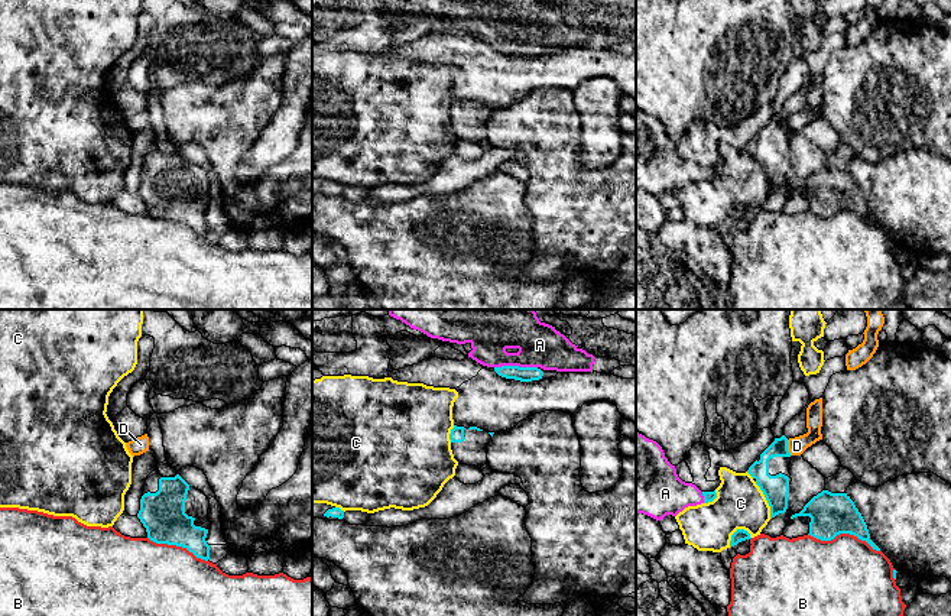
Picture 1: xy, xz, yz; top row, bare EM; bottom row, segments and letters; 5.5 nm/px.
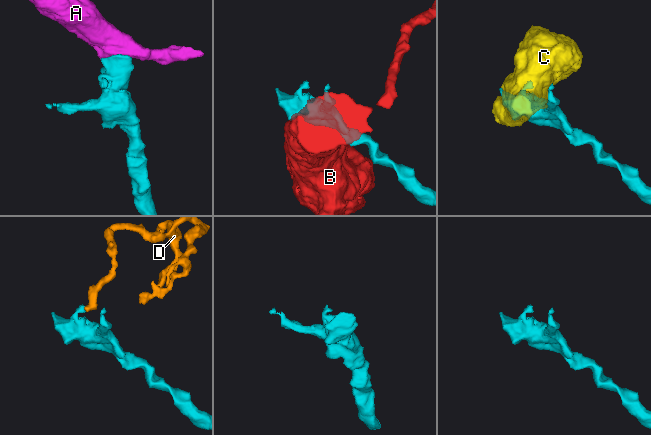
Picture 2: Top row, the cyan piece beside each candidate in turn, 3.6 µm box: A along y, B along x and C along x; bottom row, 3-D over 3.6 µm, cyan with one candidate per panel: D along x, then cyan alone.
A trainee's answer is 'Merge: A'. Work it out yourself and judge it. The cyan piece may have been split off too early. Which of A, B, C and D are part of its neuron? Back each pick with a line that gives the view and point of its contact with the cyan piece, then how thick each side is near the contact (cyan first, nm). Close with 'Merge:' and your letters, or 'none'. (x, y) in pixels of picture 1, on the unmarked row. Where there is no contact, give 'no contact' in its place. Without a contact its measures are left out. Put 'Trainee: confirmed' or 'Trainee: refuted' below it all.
A: xz (515, 42) | 80/240 nm
Merge: A
Trainee: confirmed

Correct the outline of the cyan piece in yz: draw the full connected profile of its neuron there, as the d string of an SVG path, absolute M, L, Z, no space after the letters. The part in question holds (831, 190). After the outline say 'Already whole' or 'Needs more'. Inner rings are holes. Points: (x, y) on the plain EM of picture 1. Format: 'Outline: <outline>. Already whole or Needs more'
Outline: M822 166L814 172L799 189L791 192L809 192L809 210L821 217L831 217L840 210L850 210L866 217L873 226L880 224L870 215L867 201L847 169Z. Already whole

